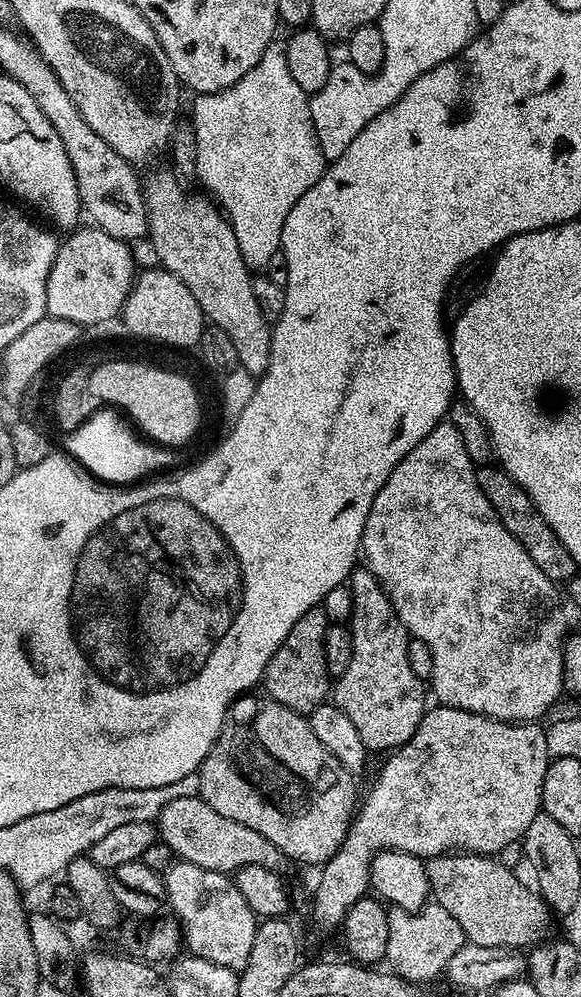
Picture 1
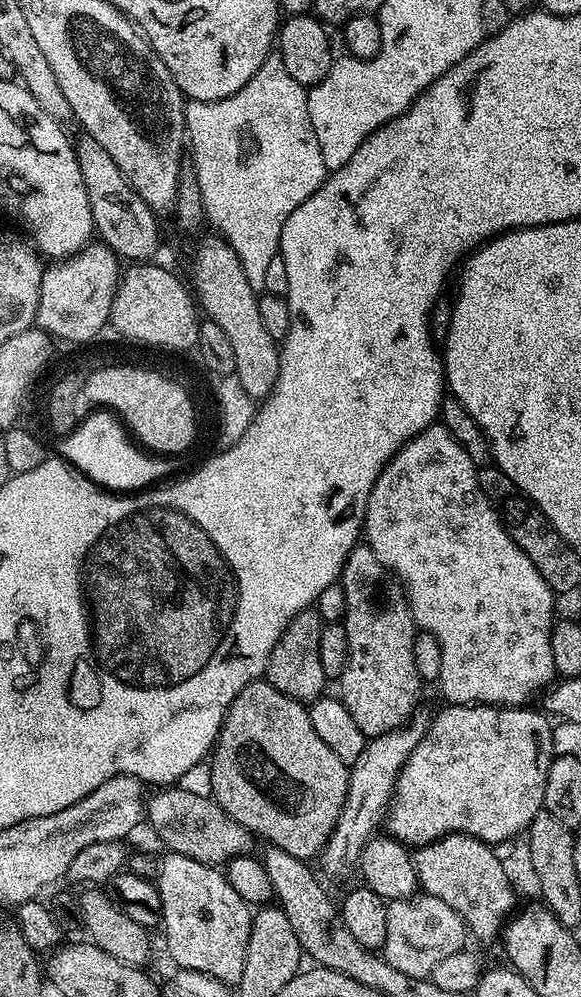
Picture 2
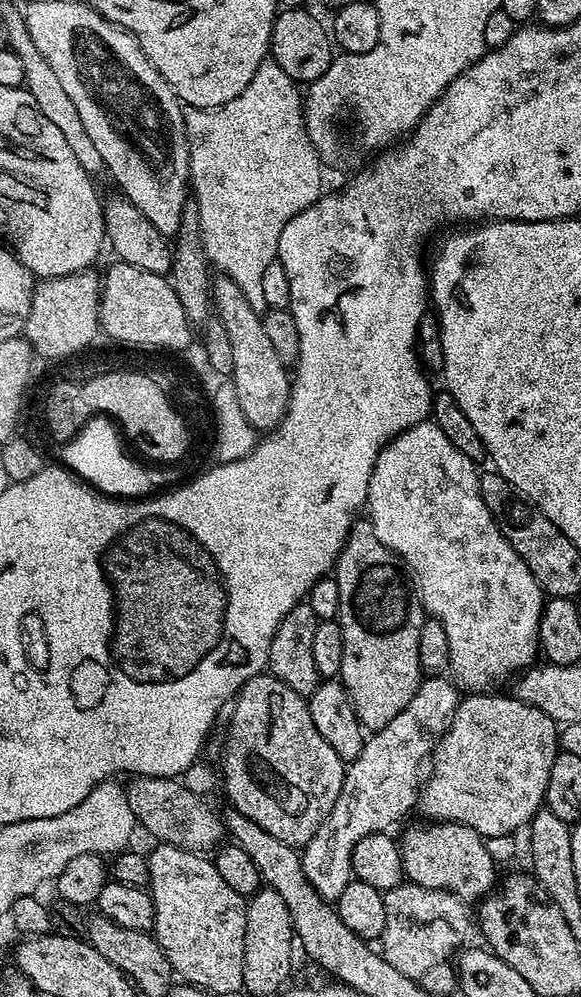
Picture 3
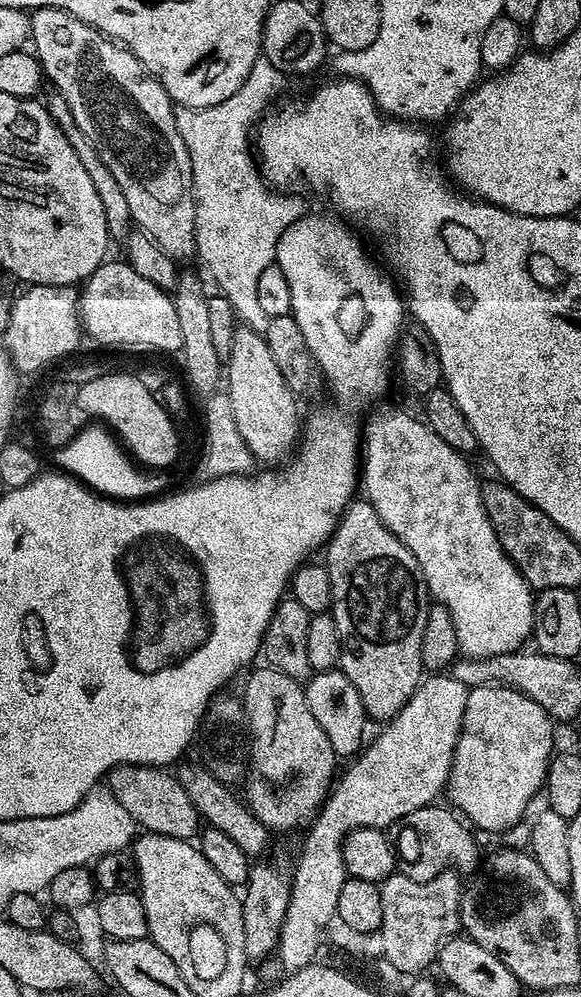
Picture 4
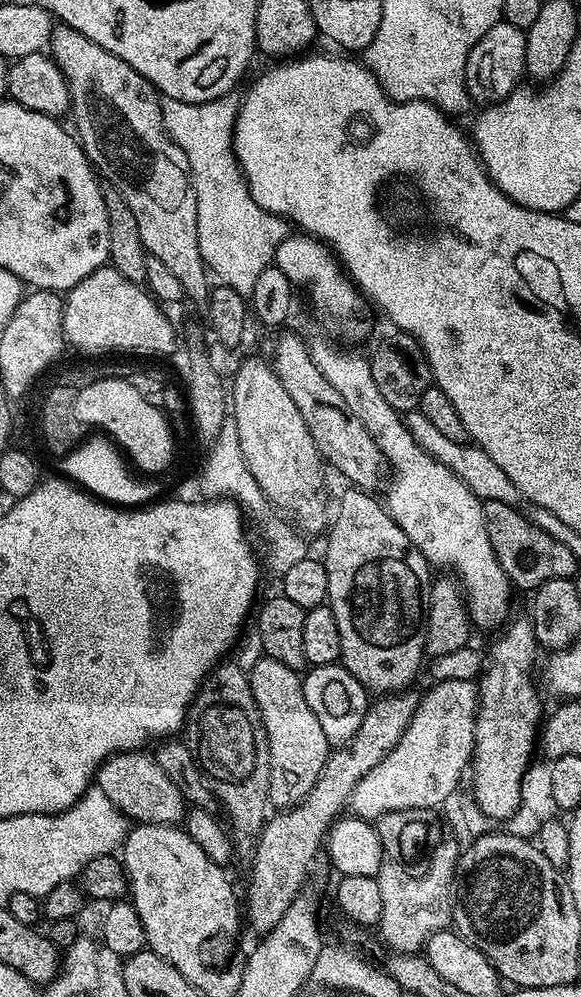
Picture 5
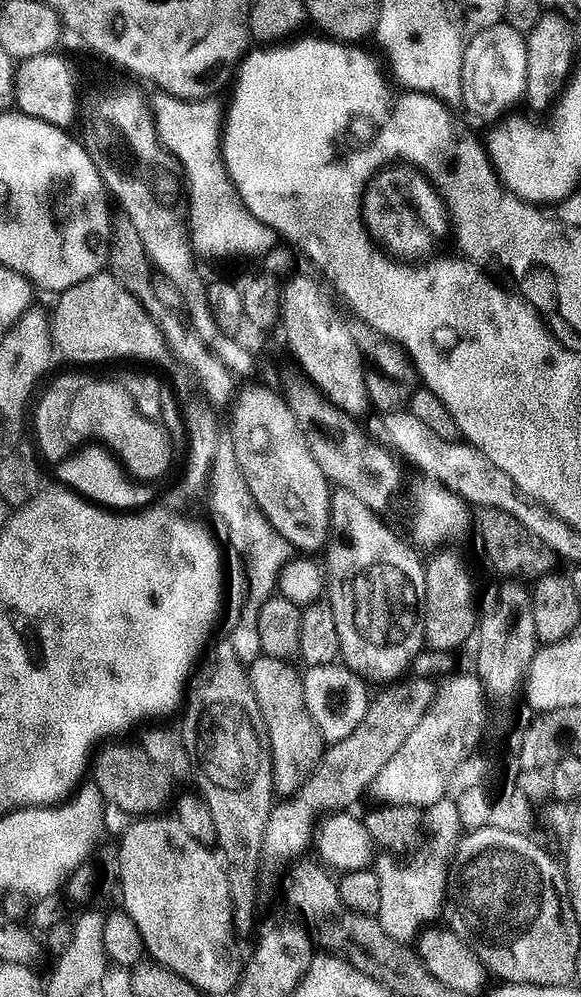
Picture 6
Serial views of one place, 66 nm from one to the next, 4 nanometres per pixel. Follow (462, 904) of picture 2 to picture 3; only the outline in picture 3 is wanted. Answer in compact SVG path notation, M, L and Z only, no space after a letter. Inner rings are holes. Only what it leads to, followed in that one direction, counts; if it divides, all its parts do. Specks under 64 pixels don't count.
M433 821L410 827L400 837L400 855L403 858L405 879L424 889L446 889L447 892L472 904L495 887L497 863L490 856L485 837L465 824Z

